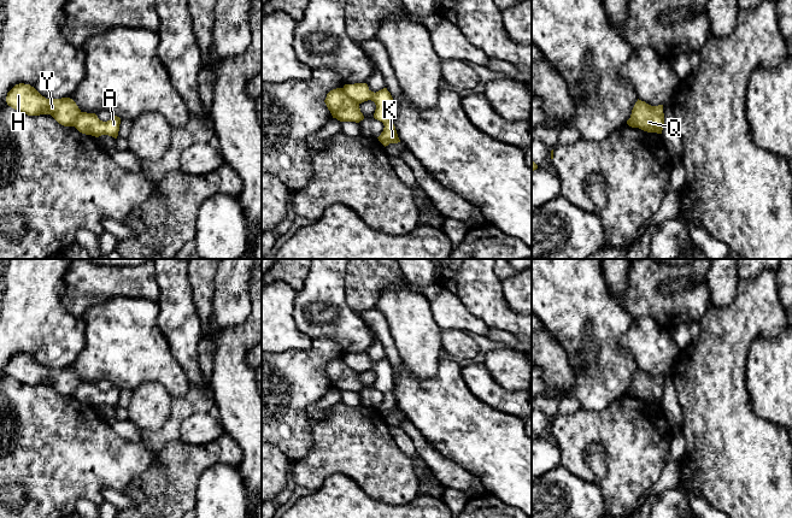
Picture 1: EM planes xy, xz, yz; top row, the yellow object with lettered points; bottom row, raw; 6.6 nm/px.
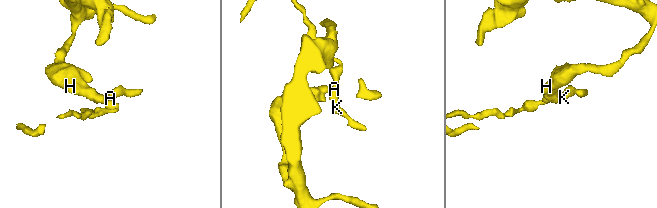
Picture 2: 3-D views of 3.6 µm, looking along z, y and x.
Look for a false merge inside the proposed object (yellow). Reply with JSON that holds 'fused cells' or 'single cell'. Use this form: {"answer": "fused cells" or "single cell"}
{"answer": "fused cells"}

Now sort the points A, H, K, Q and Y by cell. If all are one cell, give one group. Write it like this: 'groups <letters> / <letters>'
groups A K / H Q Y

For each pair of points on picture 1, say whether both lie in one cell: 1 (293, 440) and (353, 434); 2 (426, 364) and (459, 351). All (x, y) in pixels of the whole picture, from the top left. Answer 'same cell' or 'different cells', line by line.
1: different cells
2: different cells

